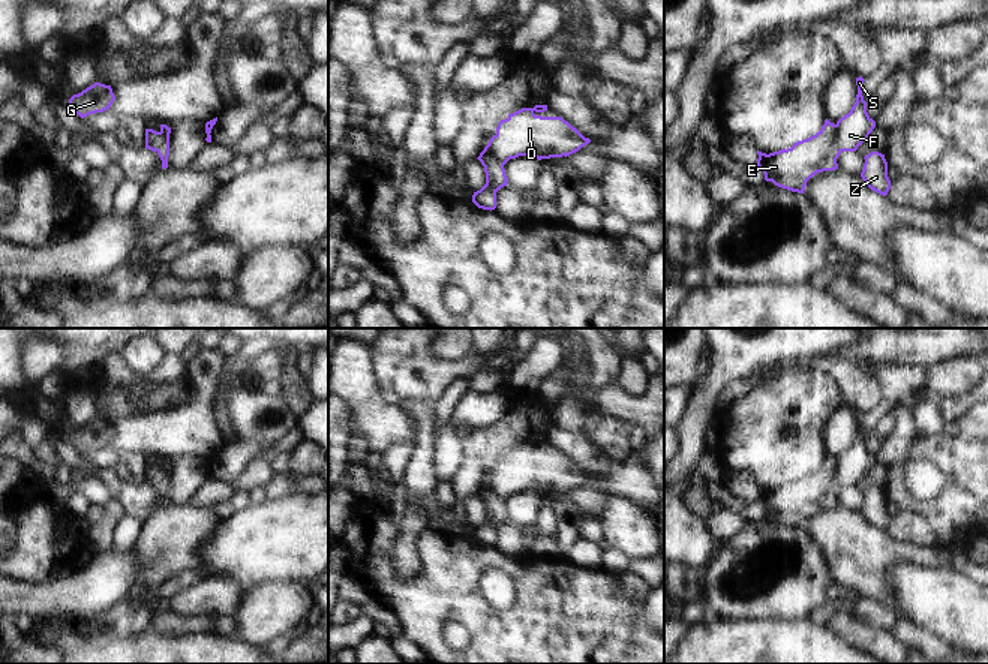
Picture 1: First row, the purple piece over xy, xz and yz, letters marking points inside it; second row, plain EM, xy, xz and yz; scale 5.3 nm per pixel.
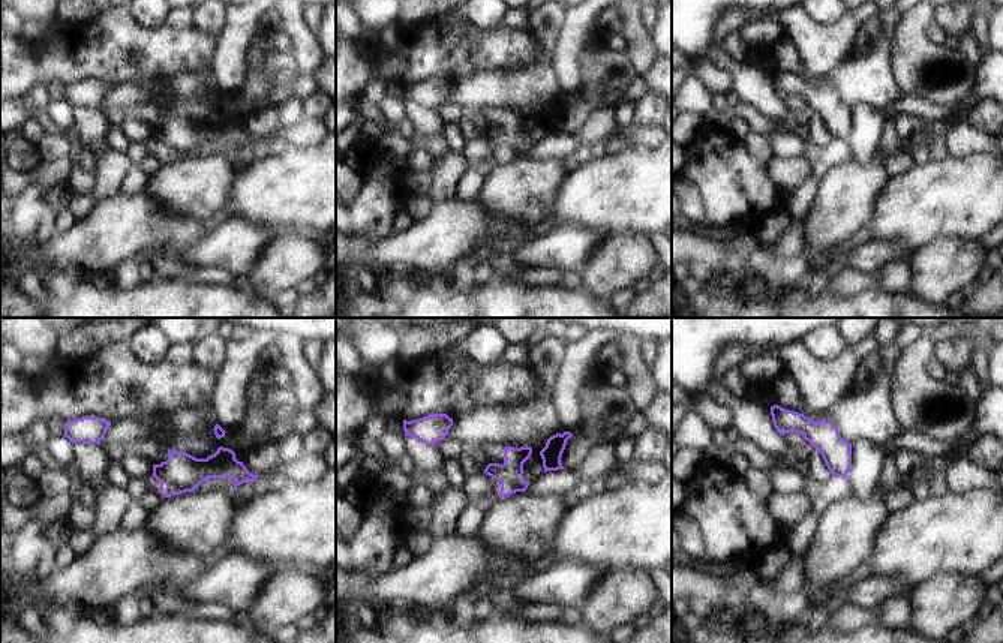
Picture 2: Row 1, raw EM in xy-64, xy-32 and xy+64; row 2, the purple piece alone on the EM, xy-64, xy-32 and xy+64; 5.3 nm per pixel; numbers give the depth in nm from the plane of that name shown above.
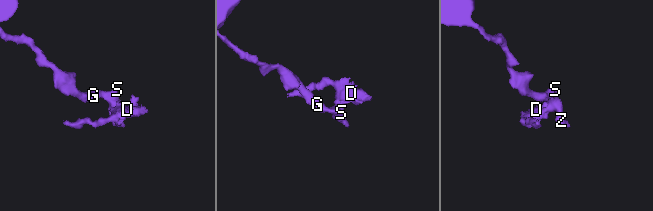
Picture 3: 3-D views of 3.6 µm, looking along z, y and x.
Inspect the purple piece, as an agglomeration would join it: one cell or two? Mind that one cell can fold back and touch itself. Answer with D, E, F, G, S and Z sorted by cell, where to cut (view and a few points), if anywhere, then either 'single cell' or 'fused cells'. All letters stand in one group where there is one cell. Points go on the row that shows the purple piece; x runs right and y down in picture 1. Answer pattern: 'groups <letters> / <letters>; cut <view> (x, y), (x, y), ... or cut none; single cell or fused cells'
groups D E / F G S Z; cut xy (162, 125), (164, 144), (158, 152); fused cells

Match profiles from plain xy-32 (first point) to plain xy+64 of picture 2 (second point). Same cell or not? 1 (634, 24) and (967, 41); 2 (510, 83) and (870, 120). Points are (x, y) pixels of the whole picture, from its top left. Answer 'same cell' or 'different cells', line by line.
1: same cell
2: different cells

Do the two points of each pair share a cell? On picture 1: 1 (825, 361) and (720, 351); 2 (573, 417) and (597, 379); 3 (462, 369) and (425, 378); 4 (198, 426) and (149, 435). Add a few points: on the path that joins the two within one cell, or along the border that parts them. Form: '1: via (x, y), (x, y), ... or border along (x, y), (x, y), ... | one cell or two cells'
1: border along (814, 355), (783, 363) | two cells
2: border along (586, 351), (589, 385) | two cells
3: via (453, 370), (434, 375) | one cell
4: via (186, 430), (161, 433) | one cell

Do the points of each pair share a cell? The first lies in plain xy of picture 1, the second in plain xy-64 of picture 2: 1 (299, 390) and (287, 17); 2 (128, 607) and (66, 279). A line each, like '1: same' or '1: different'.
1: same
2: same

